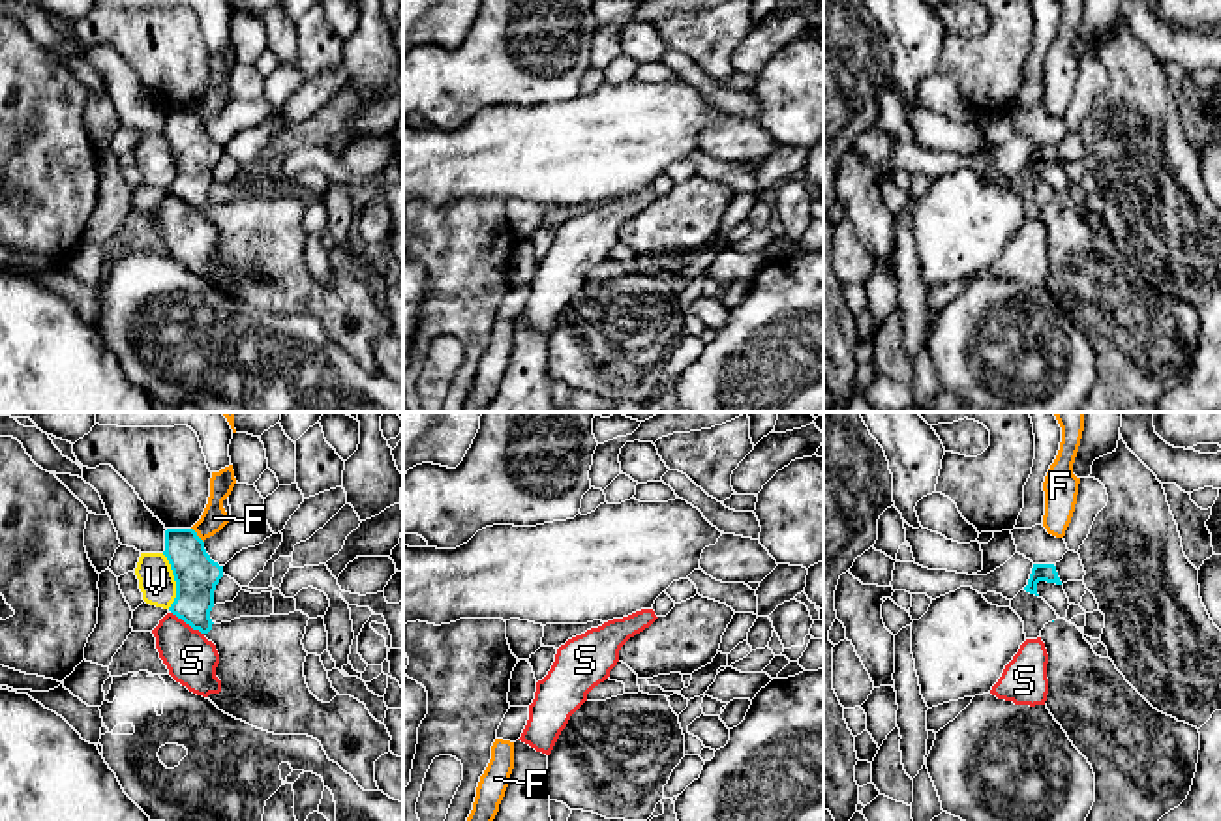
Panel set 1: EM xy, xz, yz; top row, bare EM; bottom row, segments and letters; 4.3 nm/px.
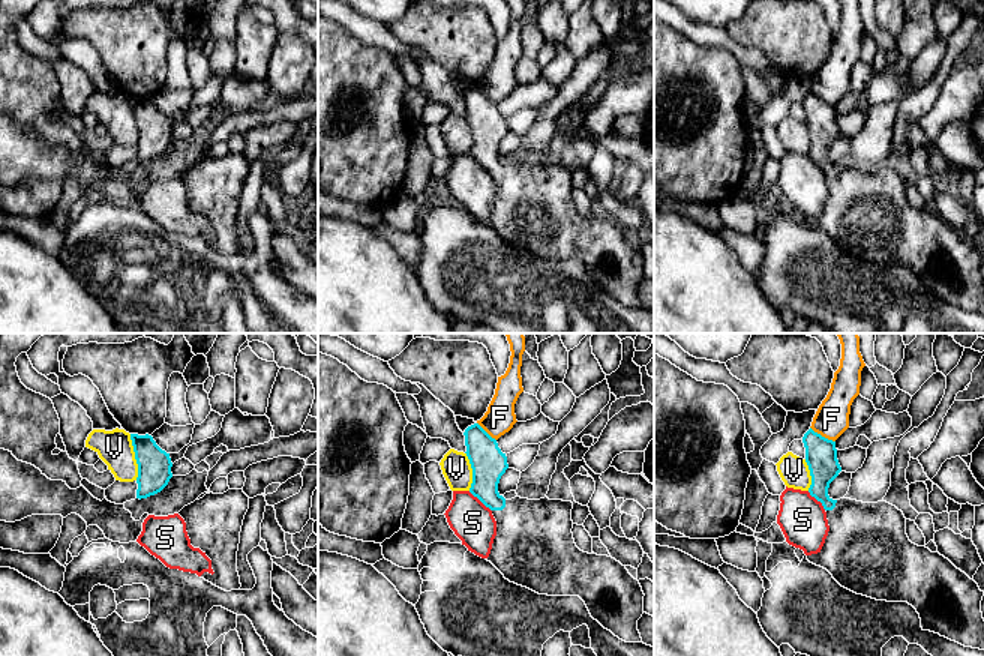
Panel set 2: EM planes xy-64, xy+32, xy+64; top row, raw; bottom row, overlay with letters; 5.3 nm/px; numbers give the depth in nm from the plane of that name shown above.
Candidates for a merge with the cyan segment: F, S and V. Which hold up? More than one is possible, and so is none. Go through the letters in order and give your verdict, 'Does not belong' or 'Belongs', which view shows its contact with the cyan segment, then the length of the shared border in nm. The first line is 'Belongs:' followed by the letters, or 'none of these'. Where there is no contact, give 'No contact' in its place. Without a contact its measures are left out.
Belongs: none of these
F: Does not belong. Touches cyan in xy. Shared border 90 nm
S: Does not belong. Touches cyan in xy. Shared border 170 nm
V: Does not belong. Touches cyan in xy. Shared border 240 nm

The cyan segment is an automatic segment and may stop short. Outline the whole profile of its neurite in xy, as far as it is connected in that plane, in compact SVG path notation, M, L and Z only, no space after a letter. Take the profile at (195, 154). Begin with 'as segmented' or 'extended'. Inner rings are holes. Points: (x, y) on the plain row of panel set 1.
extended | M167 109L163 135L176 161L176 178L169 191L199 210L216 225L219 234L216 257L221 261L221 272L210 274L206 279L225 294L257 309L317 319L328 339L351 354L364 371L379 371L375 341L390 332L392 317L386 306L377 302L358 279L338 274L330 283L323 283L309 272L304 257L308 232L302 225L309 197L294 191L289 195L240 197L216 204L210 191L216 165L223 157L223 146L210 139L204 122L193 109Z

